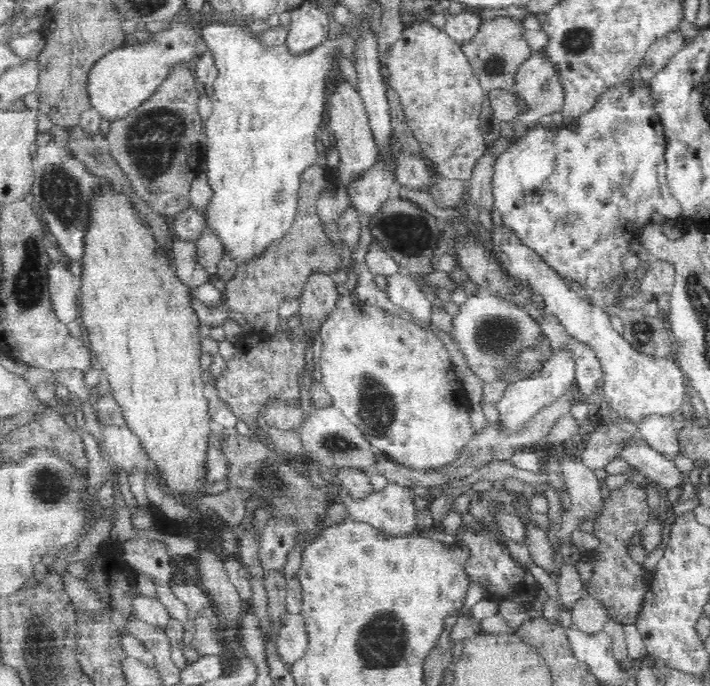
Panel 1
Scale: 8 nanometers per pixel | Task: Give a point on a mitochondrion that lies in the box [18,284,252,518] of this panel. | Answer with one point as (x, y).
(46, 485)

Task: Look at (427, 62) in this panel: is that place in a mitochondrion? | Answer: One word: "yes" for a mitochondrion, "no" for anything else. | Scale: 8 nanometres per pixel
no

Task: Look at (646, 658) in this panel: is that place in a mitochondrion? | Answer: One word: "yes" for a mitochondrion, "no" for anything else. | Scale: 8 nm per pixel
no

